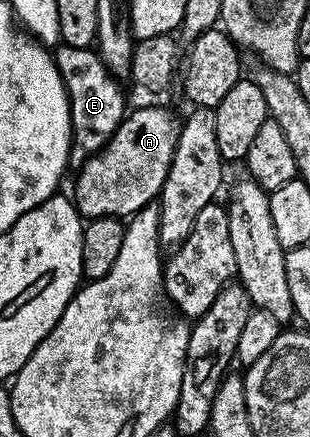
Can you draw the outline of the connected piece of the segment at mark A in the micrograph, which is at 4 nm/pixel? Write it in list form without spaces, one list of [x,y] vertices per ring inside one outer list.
[[[145,105],[142,109],[130,112],[111,135],[104,147],[89,157],[76,170],[77,182],[73,185],[71,200],[80,211],[82,218],[115,217],[128,219],[143,207],[154,204],[161,196],[163,183],[167,183],[167,173],[171,171],[171,163],[181,134],[181,121],[169,109],[160,109],[157,105]]]

